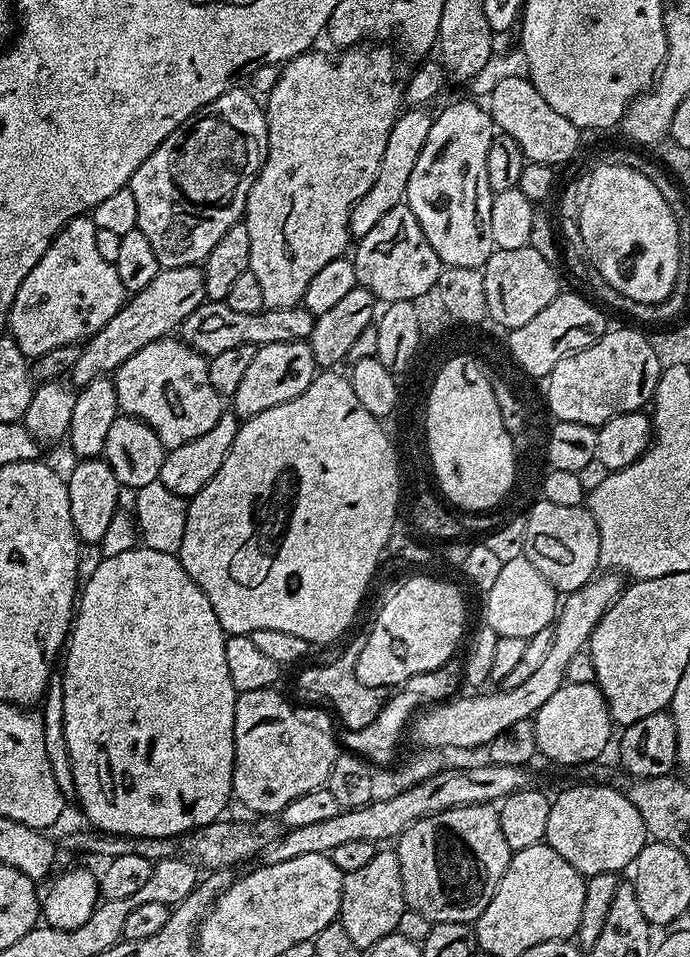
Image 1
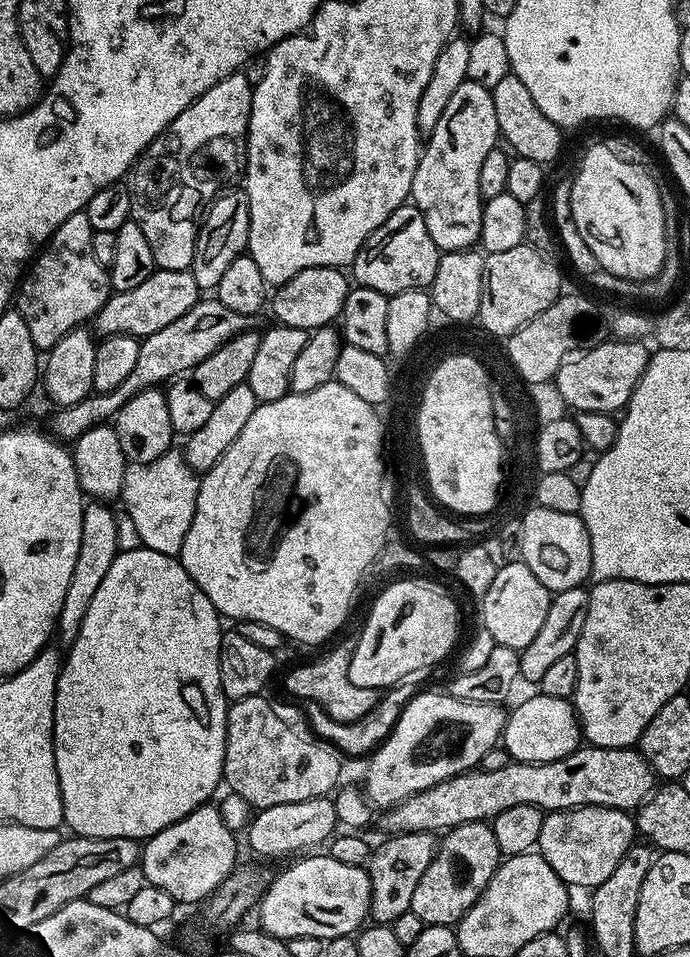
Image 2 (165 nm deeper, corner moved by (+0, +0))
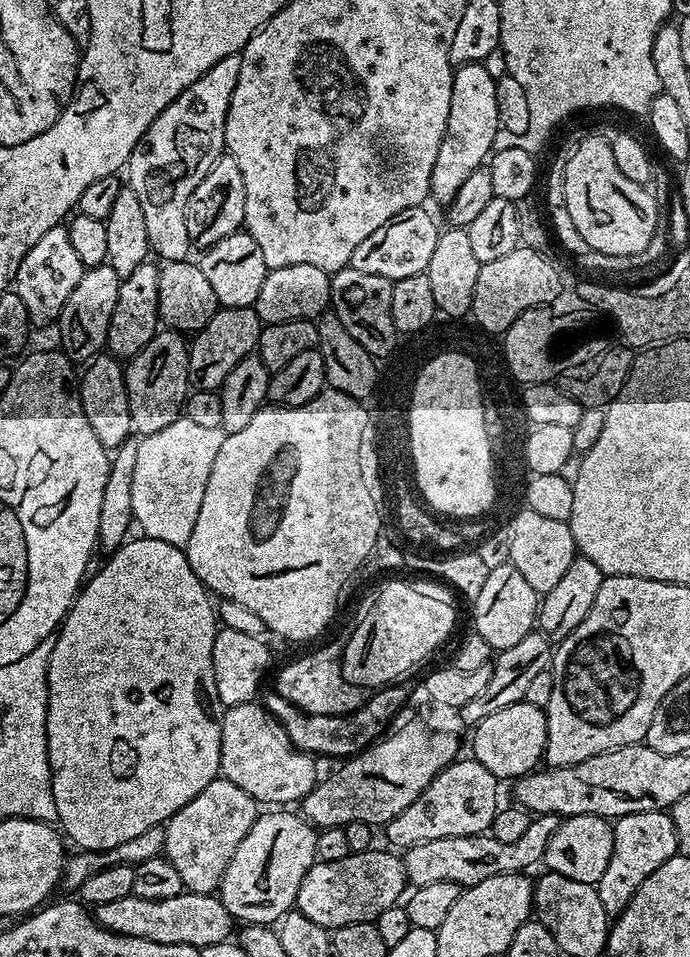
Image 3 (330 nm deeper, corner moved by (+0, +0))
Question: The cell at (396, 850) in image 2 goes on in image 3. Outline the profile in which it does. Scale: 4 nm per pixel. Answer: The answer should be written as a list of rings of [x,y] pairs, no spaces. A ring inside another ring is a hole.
[[[540,814],[532,819],[530,826],[520,835],[518,842],[498,842],[491,834],[479,836],[455,836],[454,838],[434,838],[430,842],[415,844],[403,853],[404,874],[409,885],[421,888],[434,882],[454,882],[461,886],[471,886],[486,882],[498,874],[527,873],[537,863],[543,861],[546,846],[559,826],[561,817]]]

